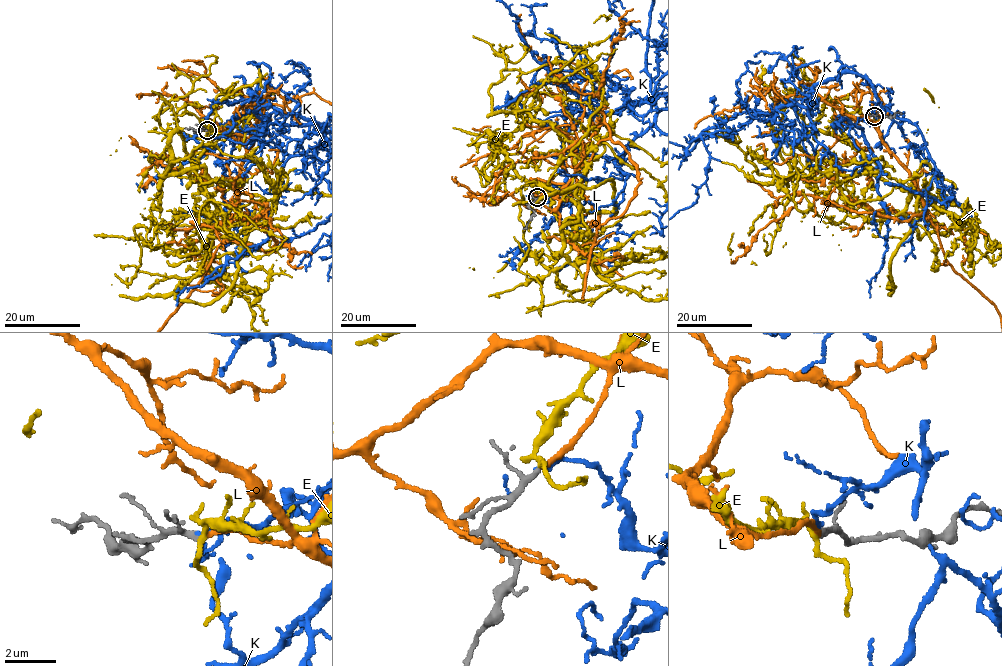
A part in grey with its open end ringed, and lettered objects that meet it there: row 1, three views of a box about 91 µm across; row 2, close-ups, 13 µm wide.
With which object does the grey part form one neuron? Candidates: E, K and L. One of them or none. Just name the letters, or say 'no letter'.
L

